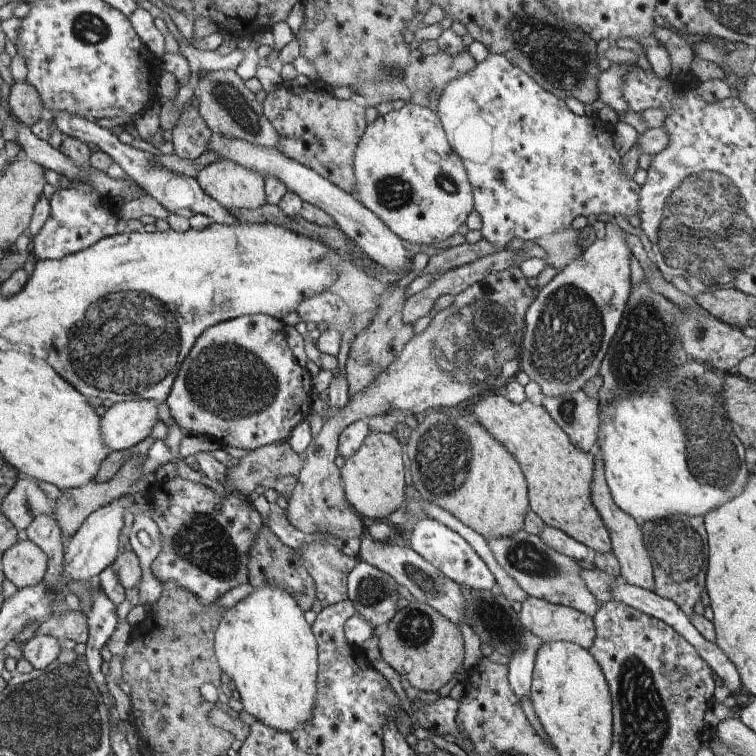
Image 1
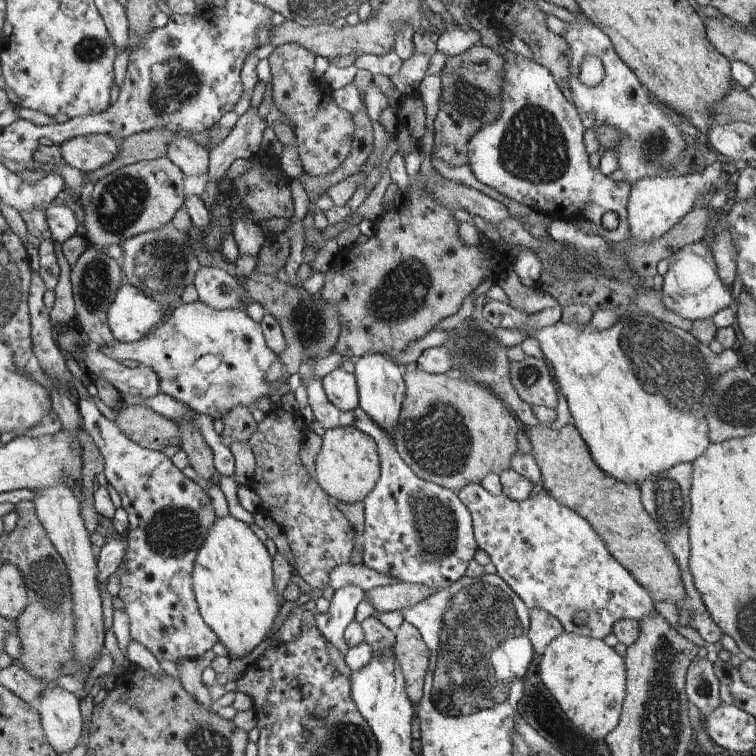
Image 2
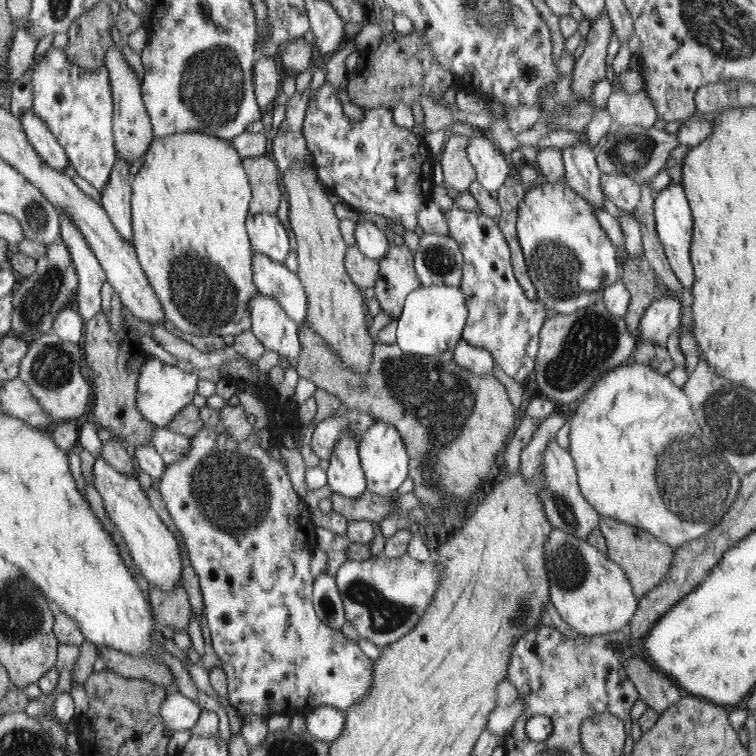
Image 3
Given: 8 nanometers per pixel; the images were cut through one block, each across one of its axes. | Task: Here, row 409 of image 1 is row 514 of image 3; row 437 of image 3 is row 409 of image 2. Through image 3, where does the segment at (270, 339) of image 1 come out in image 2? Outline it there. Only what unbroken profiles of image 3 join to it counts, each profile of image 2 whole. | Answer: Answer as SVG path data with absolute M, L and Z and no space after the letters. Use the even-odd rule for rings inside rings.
M200 300L193 304L182 303L170 311L156 332L142 341L120 343L115 339L98 350L120 363L131 359L151 367L159 377L162 393L212 420L221 419L234 407L253 410L260 398L270 397L270 388L288 382L284 378L286 366L280 356L267 348L261 324L254 322L242 309L214 309ZM204 356L218 356L220 366L201 372L194 364Z

